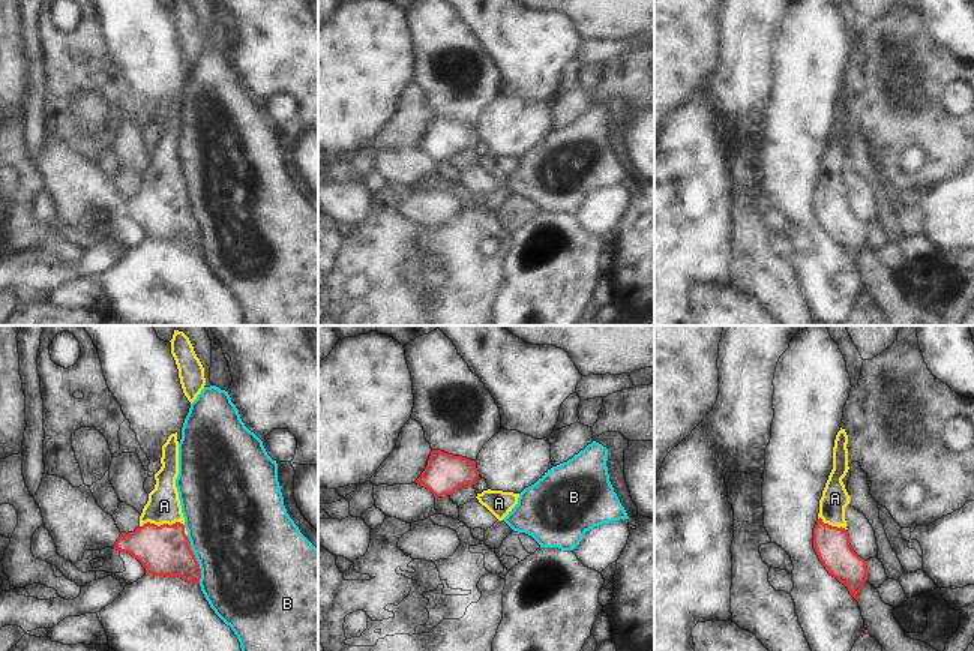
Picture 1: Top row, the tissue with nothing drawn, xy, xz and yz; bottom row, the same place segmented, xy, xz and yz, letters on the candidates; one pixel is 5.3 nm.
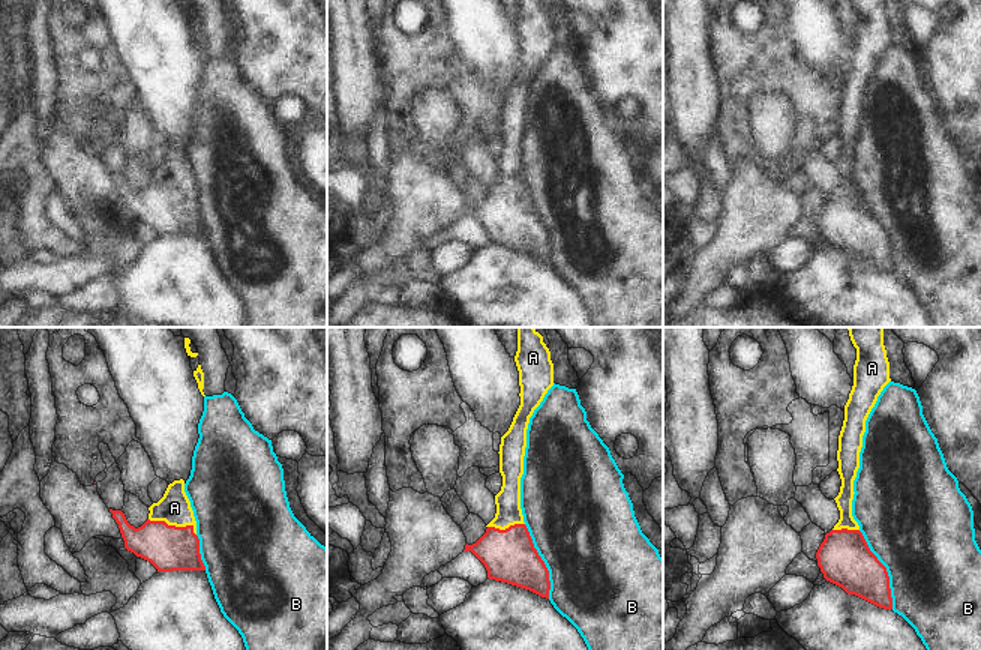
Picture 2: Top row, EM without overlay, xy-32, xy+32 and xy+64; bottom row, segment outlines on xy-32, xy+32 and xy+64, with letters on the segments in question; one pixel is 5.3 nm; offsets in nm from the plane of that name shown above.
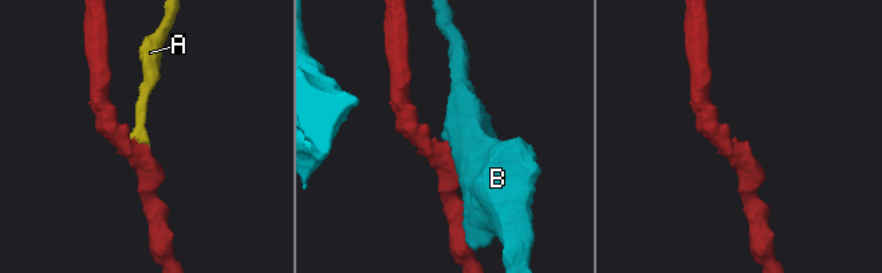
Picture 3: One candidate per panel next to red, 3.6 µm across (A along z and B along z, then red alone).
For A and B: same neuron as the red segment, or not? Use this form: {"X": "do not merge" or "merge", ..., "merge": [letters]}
{"A": "merge", "B": "do not merge", "merge": ["A"]}

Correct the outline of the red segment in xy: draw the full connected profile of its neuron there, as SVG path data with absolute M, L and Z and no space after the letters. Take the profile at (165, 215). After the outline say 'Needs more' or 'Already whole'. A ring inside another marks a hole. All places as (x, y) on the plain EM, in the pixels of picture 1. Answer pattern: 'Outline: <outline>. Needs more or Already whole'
Outline: M177 96L162 110L161 134L155 138L155 153L134 196L122 196L114 213L128 216L146 232L146 238L179 240L200 248L201 232L191 213L185 182L176 152L179 140Z. Needs more.

